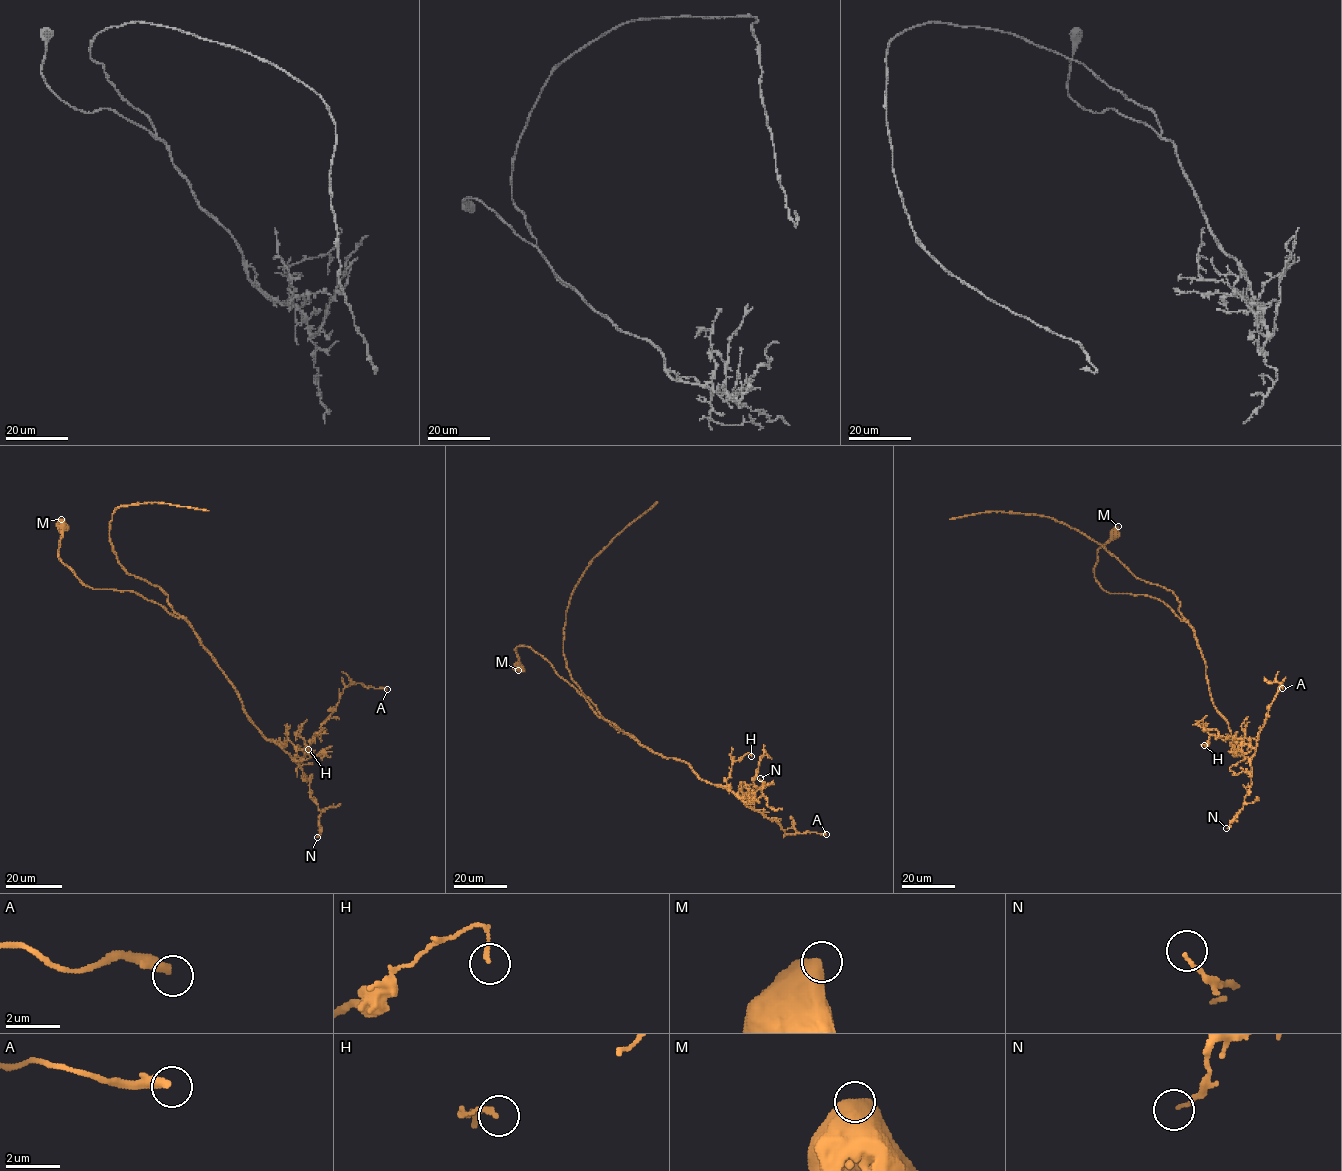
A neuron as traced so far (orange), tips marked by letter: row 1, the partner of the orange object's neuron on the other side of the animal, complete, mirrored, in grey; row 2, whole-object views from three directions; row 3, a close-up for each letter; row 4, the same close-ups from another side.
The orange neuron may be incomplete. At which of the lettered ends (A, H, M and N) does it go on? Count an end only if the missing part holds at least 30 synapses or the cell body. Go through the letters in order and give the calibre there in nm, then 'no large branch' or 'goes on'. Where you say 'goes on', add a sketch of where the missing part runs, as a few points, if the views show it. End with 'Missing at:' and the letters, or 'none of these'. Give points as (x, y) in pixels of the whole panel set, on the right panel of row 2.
A: calibre 360 nm; no large branch
H: calibre 160 nm; no large branch
M: calibre 800 nm; no large branch
N: calibre 130 nm; no large branch
Missing at: none of these

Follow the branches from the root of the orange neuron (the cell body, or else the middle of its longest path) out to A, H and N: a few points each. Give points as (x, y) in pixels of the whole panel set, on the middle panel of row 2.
A: (632, 737), (662, 757), (687, 763), (701, 779), (725, 786), (747, 806), (775, 820), (786, 834), (826, 834)
H: (632, 737), (662, 757), (687, 763), (701, 779), (725, 786), (733, 762), (750, 752), (751, 756)
N: (632, 737), (662, 757), (684, 761), (701, 779), (725, 786), (747, 804), (763, 795), (760, 778)

